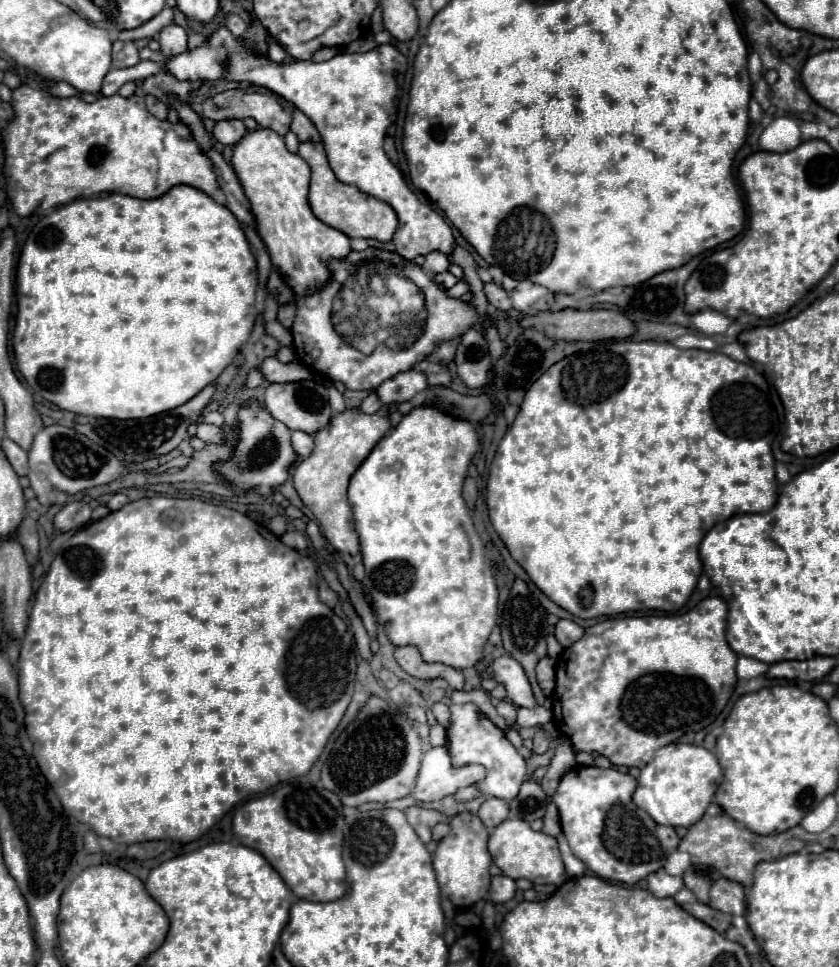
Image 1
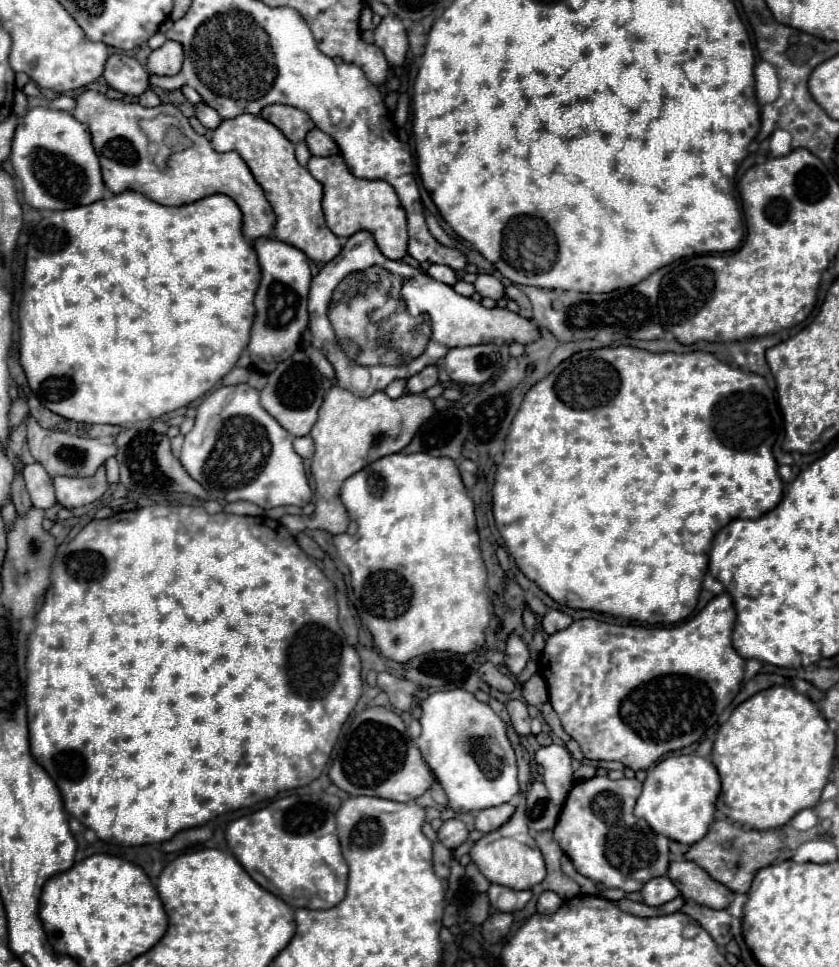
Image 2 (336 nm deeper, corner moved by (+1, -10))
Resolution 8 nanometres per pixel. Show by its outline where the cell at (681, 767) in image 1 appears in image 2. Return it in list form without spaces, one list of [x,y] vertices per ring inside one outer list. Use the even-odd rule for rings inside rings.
[[[671,755],[647,771],[643,791],[635,805],[635,815],[645,819],[653,831],[693,845],[705,837],[715,815],[715,801],[721,791],[717,769],[699,755]]]

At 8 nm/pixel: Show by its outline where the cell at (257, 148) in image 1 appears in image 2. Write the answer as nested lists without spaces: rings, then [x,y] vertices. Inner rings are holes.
[[[243,113],[239,117],[225,119],[213,131],[211,143],[213,149],[219,153],[237,151],[243,157],[243,161],[251,169],[255,181],[261,185],[267,201],[273,207],[275,213],[273,235],[279,241],[291,243],[293,247],[301,249],[317,265],[325,265],[341,251],[339,239],[325,225],[325,217],[321,211],[321,197],[323,197],[321,183],[315,181],[309,175],[309,171],[297,163],[295,145],[273,123],[265,121],[259,115]]]

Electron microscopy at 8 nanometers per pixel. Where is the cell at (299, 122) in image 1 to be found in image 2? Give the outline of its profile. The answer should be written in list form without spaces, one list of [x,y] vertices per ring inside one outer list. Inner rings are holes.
[[[311,129],[311,133],[307,133],[307,137],[305,137],[305,143],[307,143],[311,155],[329,157],[329,155],[339,153],[335,141],[329,135],[325,135],[321,129]]]

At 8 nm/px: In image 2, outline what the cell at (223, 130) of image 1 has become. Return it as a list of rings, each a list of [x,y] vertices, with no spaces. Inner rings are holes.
[[[197,103],[195,105],[195,117],[201,121],[201,125],[205,127],[205,129],[211,129],[211,131],[215,131],[219,125],[221,125],[221,117],[219,117],[219,113],[215,113],[215,109],[211,109],[209,105],[205,105],[205,103]]]

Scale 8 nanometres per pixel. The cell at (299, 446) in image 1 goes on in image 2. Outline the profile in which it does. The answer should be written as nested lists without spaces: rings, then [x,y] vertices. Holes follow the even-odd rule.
[[[309,435],[305,437],[295,437],[293,439],[293,449],[295,453],[299,453],[303,459],[311,459],[313,457],[313,439]]]

